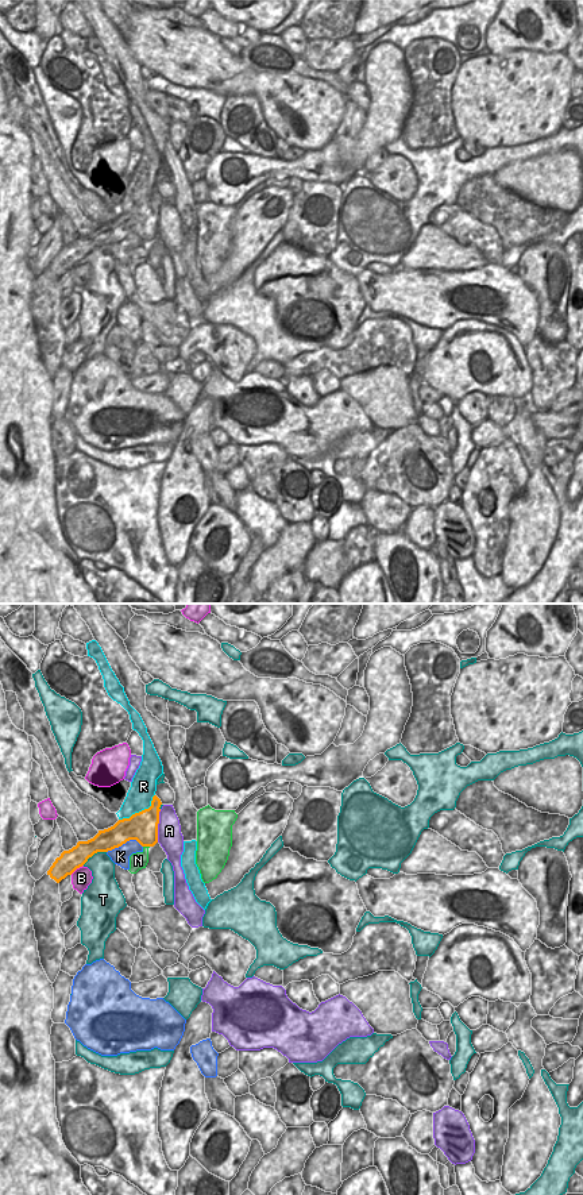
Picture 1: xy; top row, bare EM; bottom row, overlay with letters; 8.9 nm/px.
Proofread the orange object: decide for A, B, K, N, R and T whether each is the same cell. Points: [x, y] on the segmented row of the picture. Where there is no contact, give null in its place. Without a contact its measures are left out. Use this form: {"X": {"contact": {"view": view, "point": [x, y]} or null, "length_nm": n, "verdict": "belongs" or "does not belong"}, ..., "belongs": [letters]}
{"A": {"contact": {"view": "xy", "point": [157, 825]}, "length_nm": 300, "verdict": "does not belong"}, "B": {"contact": {"view": "xy", "point": [76, 868]}, "length_nm": 150, "verdict": "does not belong"}, "K": {"contact": {"view": "xy", "point": [124, 843]}, "length_nm": 320, "verdict": "does not belong"}, "N": {"contact": {"view": "xy", "point": [146, 845]}, "length_nm": 60, "verdict": "does not belong"}, "R": {"contact": {"view": "xy", "point": [139, 812]}, "length_nm": 400, "verdict": "does not belong"}, "T": {"contact": {"view": "xy", "point": [93, 854]}, "length_nm": 240, "verdict": "does not belong"}, "belongs": []}

